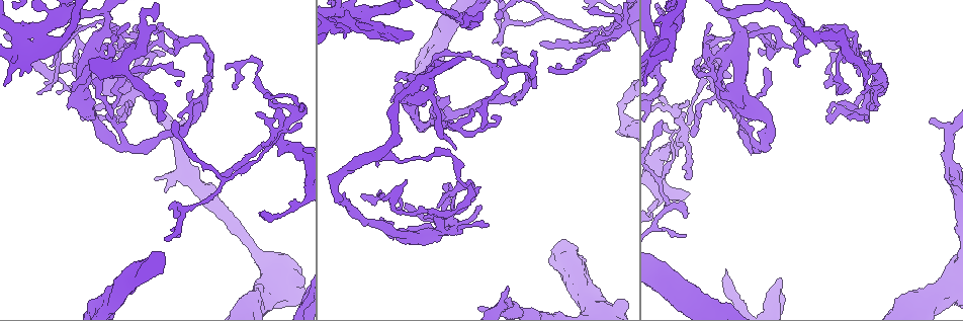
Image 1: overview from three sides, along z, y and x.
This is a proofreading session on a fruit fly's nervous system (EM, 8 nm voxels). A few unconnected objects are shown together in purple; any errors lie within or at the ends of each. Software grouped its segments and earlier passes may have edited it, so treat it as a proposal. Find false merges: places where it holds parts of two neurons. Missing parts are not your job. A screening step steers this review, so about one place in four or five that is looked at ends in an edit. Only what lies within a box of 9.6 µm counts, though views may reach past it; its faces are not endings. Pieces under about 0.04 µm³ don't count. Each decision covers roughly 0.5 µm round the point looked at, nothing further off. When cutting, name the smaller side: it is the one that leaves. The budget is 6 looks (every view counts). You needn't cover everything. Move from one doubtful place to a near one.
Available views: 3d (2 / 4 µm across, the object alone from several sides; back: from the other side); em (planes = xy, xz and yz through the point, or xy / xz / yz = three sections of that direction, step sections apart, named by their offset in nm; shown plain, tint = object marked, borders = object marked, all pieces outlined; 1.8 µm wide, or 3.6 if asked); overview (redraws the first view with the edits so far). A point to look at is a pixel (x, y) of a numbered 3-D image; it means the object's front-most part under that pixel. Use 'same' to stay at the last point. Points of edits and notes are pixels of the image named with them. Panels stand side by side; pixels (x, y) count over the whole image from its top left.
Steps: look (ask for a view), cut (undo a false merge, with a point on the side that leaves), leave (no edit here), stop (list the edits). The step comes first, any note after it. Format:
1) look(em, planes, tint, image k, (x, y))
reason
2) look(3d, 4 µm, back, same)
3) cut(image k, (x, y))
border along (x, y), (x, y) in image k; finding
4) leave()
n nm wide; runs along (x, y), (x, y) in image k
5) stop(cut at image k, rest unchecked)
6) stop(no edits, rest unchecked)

look(3d, 2 µm, image 1, (730, 38))
sharp bend

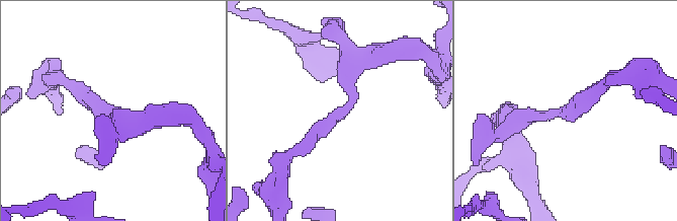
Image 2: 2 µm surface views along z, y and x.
look(em, xz, step 8, tint, image 2, (342, 107))

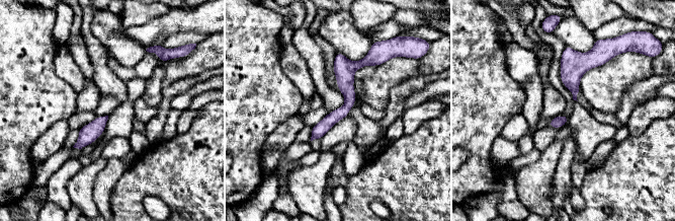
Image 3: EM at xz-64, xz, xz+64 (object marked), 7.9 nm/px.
look(em, planes, tint, same)

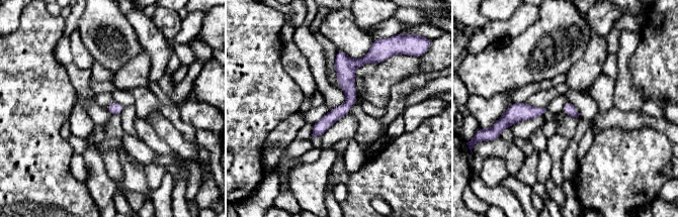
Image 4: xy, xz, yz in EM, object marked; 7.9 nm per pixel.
leave()
runs along (370, 57), (349, 71), (349, 102), (315, 133) in image 4; all the same neuron

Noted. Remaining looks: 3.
look(em, xy, step 16, tint, image 1, (452, 219))
sharp bend

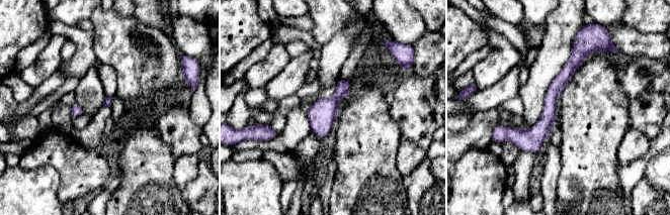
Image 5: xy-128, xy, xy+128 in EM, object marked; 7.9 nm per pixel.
look(em, planes, tint, same)

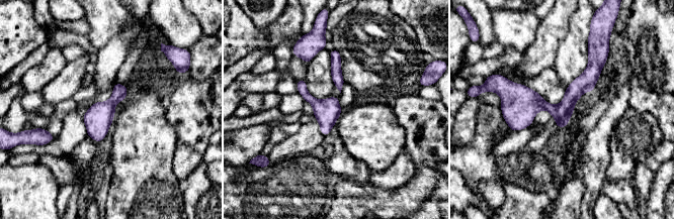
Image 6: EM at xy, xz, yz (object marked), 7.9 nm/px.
leave()
150 nm wide; runs along (600, 65), (560, 108), (504, 96) in image 6; one neuron here

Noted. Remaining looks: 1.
look(em, planes, tint, image 1, (24, 47))
sudden change in width

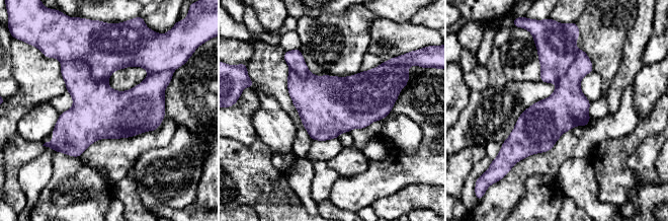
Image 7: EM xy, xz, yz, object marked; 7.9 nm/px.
cut(image 7, (106, 48))
border along (61, 60), (82, 60), (107, 79) in image 7; a second neuron is stuck on

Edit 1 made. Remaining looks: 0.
stop(cut at image 7, rest unchecked)

